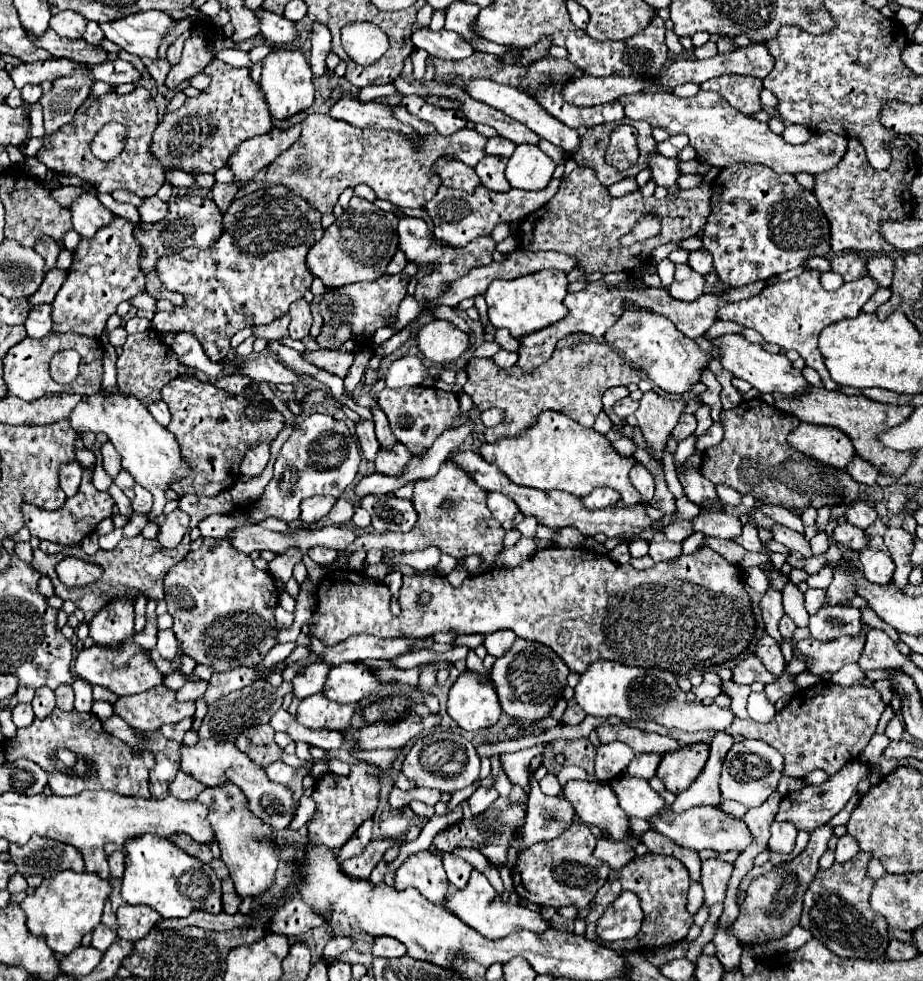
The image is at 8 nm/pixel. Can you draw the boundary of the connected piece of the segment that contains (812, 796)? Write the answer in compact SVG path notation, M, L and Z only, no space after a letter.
M851 761L841 771L831 775L825 783L821 783L821 785L807 785L801 791L793 791L787 797L783 797L775 821L789 821L799 831L801 829L813 831L815 827L825 825L833 815L837 815L847 805L847 801L857 793L859 783L863 779L867 779L867 777L869 777L869 769L861 761Z

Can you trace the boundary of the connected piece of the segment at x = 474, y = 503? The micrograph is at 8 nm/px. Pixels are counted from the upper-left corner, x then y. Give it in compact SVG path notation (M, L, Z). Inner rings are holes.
M447 461L439 469L439 473L431 479L415 481L413 491L413 507L419 513L417 525L403 535L391 533L365 533L353 543L351 551L355 549L425 549L425 547L439 547L449 555L461 559L467 555L479 555L487 567L495 567L495 557L503 551L503 537L505 529L491 517L487 509L487 491L475 485L475 481L467 475L467 471L459 471L455 463Z

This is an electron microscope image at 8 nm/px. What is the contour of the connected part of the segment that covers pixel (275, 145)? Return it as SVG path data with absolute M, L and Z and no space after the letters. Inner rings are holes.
M295 123L291 129L273 127L267 135L247 139L239 145L235 155L231 155L229 165L235 173L235 181L249 183L257 171L267 167L281 151L295 143L301 135L301 123Z

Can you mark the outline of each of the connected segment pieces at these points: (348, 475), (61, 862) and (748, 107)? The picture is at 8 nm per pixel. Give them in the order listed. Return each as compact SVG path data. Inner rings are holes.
M313 413L293 427L291 437L283 445L275 461L275 477L265 487L265 493L257 501L257 509L247 509L247 515L261 521L263 517L279 517L287 523L299 519L299 503L313 495L341 497L355 481L361 465L359 439L349 431L343 419L331 415Z
M33 835L27 845L11 843L9 853L29 887L37 887L43 879L55 877L63 869L73 869L77 873L85 871L83 855L79 855L75 847L37 835Z
M727 75L727 77L715 77L701 85L701 89L717 91L723 99L727 99L729 105L739 109L743 115L753 117L763 109L759 95L763 91L761 79L749 79L741 75Z

